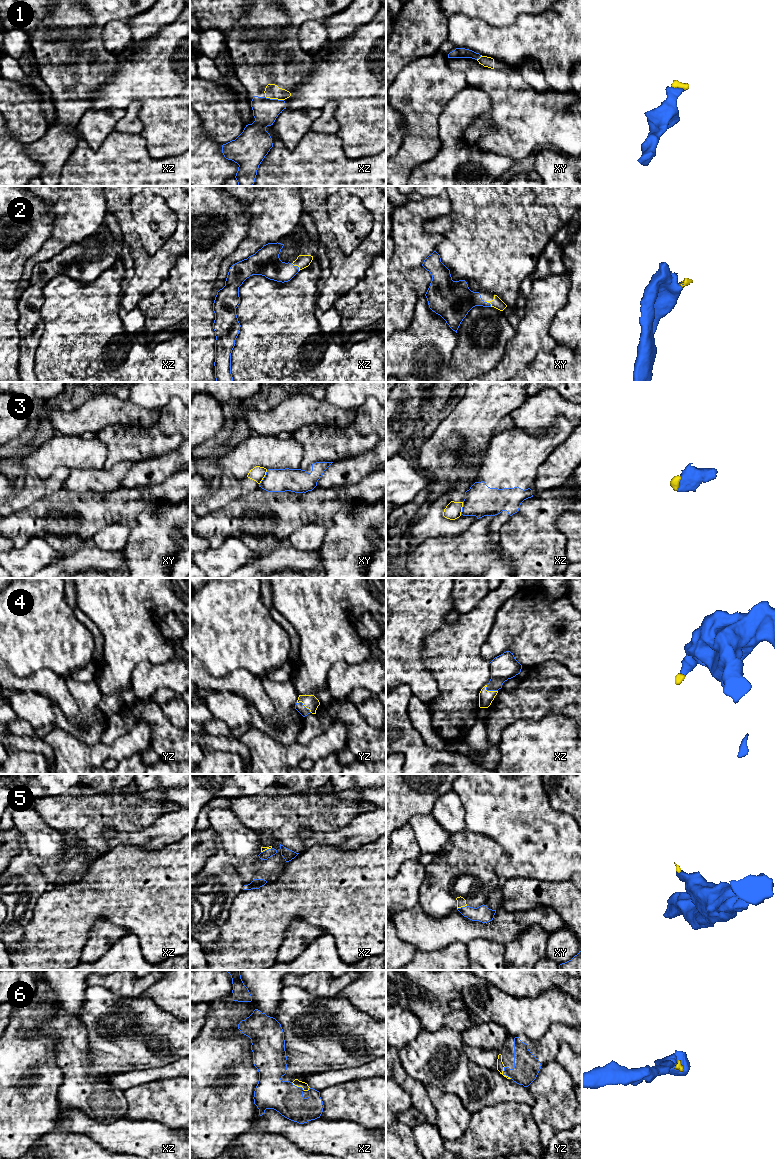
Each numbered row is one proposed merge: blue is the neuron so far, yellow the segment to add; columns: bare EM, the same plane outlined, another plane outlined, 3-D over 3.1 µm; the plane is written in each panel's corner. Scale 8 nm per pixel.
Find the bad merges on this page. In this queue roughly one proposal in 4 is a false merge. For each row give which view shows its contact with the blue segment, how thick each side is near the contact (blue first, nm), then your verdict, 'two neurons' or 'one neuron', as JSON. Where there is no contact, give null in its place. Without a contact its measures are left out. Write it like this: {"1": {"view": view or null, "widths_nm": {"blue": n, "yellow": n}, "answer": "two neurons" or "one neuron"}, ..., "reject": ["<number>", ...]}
{"1": {"view": "xz", "widths_nm": {"blue": 200, "yellow": 120}, "answer": "one neuron"}, "2": {"view": "xz", "widths_nm": {"blue": 220, "yellow": 110}, "answer": "one neuron"}, "3": {"view": "xy", "widths_nm": {"blue": 190, "yellow": 120}, "answer": "two neurons"}, "4": {"view": "yz", "widths_nm": {"blue": 70, "yellow": 110}, "answer": "one neuron"}, "5": {"view": "xy", "widths_nm": {"blue": 130, "yellow": 80}, "answer": "two neurons"}, "6": {"view": "yz", "widths_nm": {"blue": 200, "yellow": 60}, "answer": "one neuron"}, "reject": ["3", "5"]}

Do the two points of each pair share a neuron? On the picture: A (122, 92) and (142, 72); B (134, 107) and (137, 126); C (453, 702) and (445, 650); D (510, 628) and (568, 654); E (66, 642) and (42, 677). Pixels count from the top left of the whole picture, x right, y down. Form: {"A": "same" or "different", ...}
{"A": "same", "B": "same", "C": "same", "D": "same", "E": "different"}

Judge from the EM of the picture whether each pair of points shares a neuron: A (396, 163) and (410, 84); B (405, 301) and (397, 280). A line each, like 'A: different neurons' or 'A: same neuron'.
A: same neuron
B: same neuron

